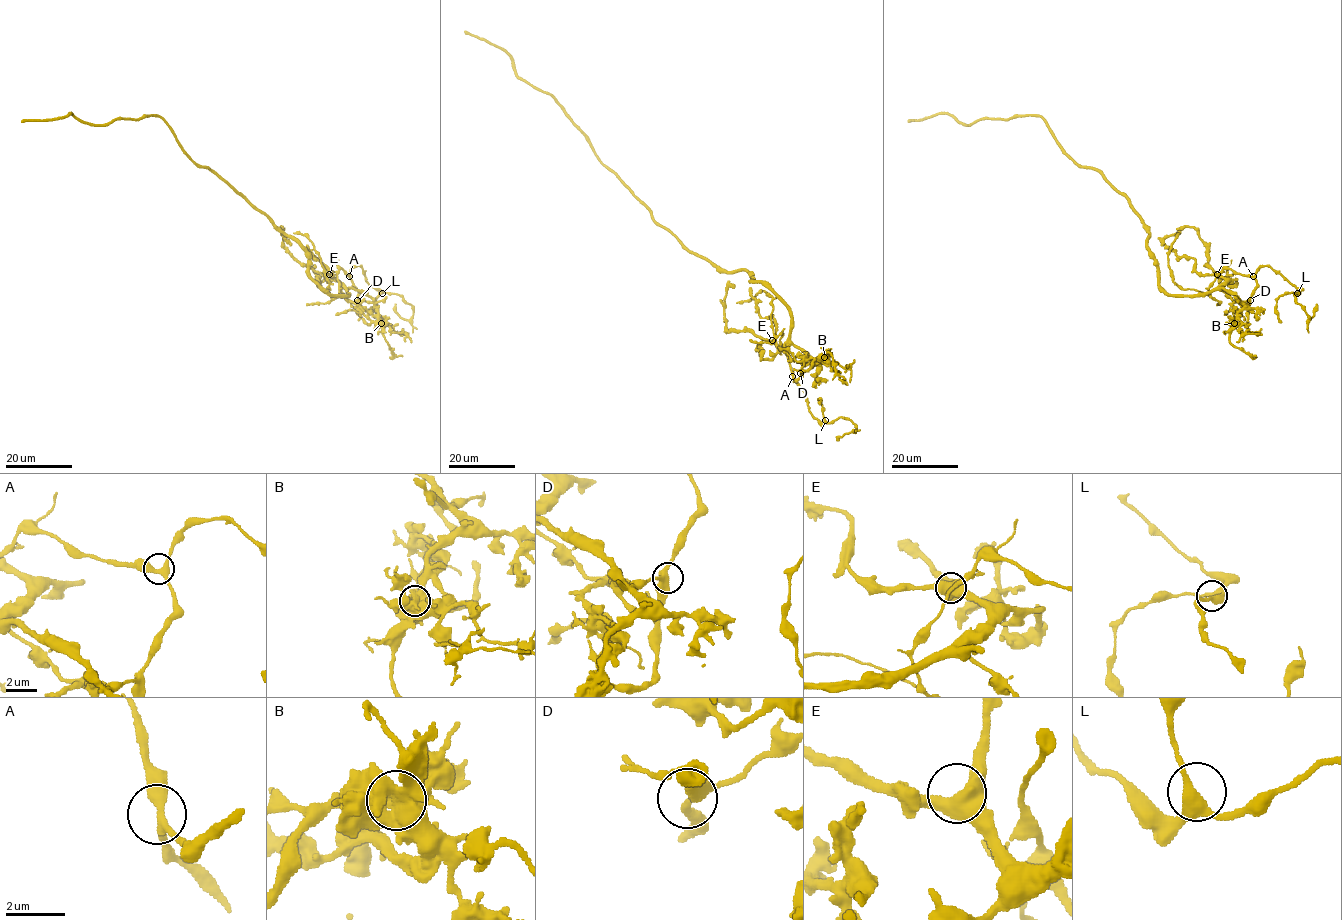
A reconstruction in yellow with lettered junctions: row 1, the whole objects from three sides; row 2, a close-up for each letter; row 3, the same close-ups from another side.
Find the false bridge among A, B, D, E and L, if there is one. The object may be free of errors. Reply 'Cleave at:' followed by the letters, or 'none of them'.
Cleave at: B

